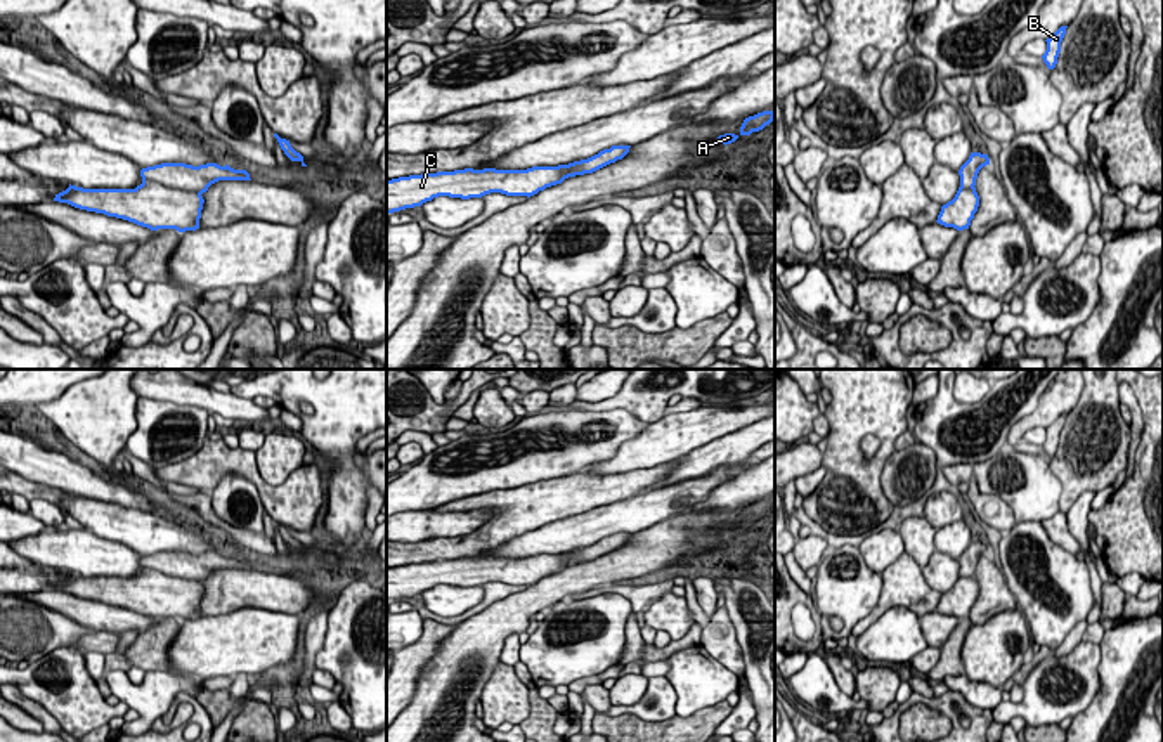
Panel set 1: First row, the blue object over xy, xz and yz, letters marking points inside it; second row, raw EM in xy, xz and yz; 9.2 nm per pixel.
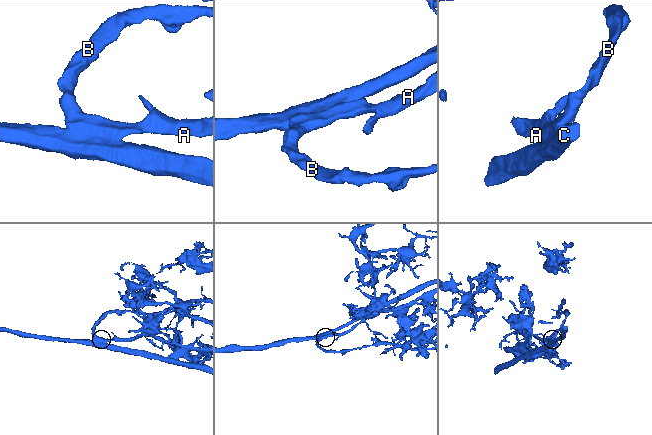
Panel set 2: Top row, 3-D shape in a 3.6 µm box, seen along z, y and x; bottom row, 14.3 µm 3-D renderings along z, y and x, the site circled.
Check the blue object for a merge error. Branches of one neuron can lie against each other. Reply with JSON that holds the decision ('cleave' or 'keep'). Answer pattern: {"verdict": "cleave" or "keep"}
{"verdict": "cleave"}

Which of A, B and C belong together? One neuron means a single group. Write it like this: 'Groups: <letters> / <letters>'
Groups: A B / C

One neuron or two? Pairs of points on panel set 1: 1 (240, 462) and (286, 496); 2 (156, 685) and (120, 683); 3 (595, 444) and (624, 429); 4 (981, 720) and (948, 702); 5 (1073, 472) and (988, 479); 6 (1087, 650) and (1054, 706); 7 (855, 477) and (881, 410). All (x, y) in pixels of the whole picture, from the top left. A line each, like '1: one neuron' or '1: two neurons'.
1: one neuron
2: one neuron
3: one neuron
4: one neuron
5: two neurons
6: one neuron
7: one neuron

